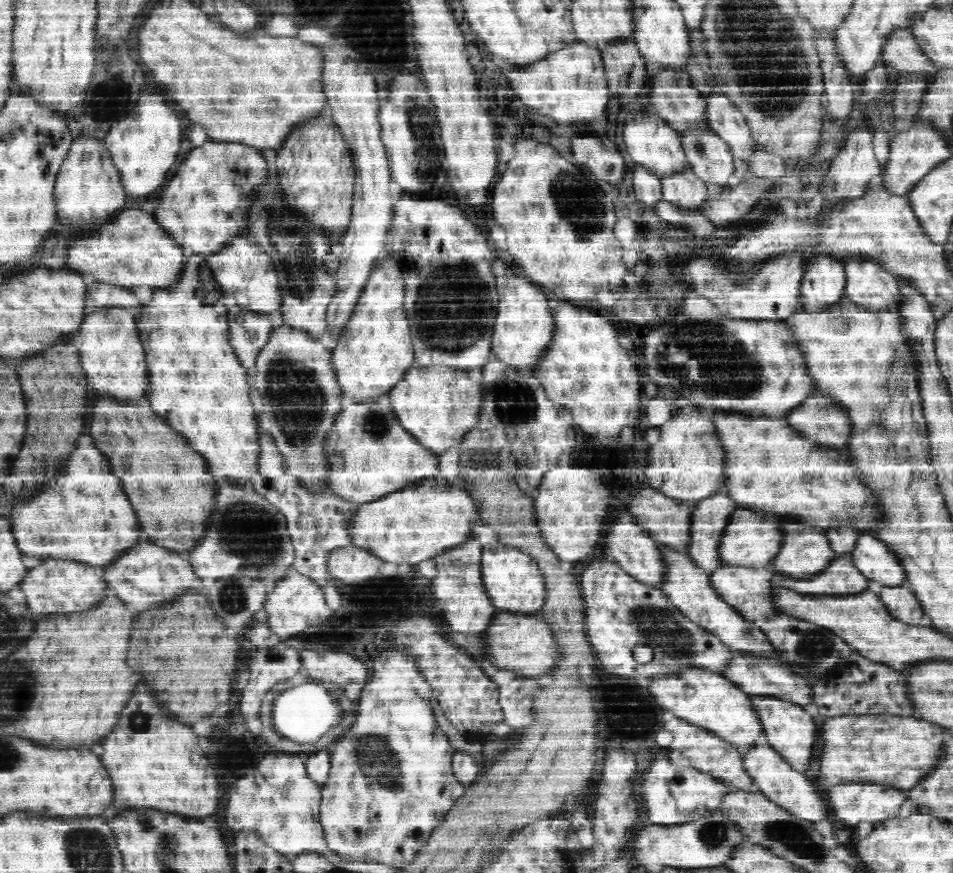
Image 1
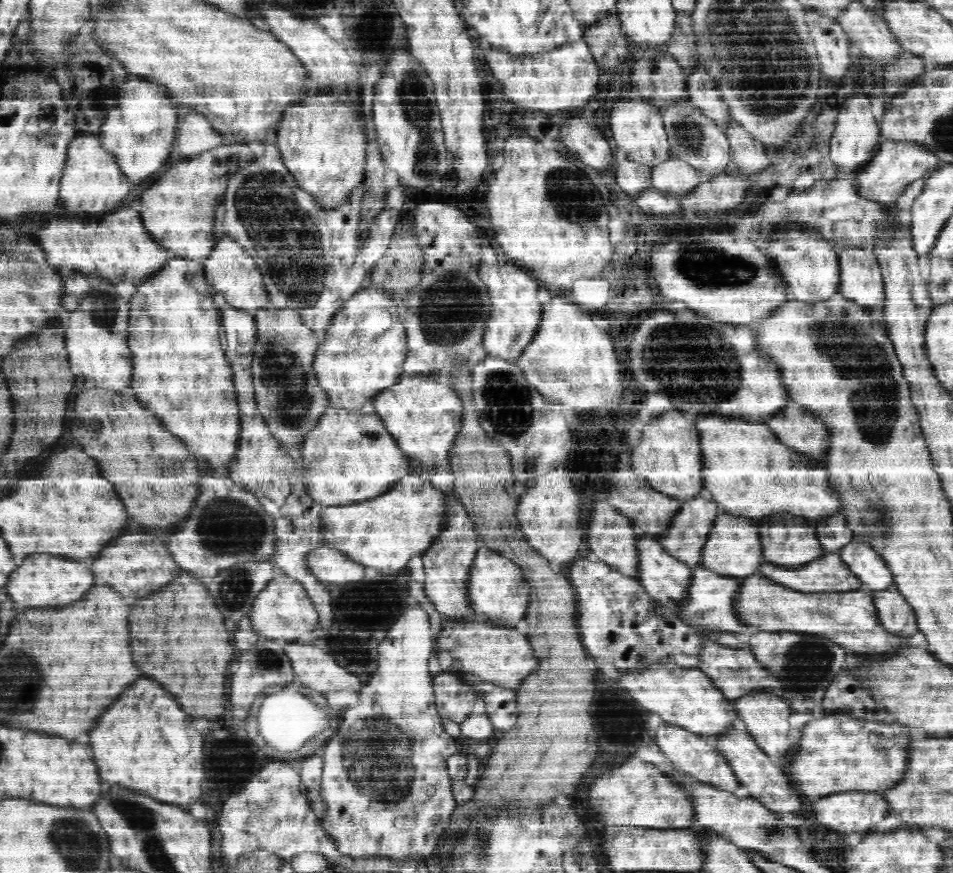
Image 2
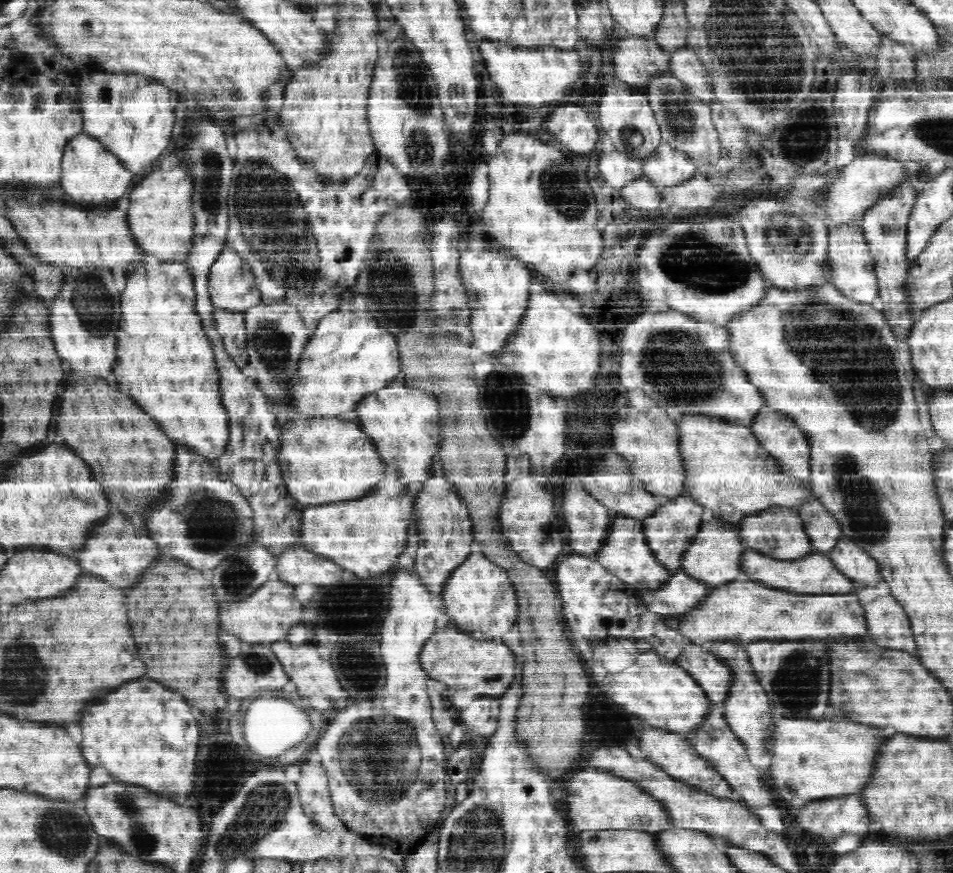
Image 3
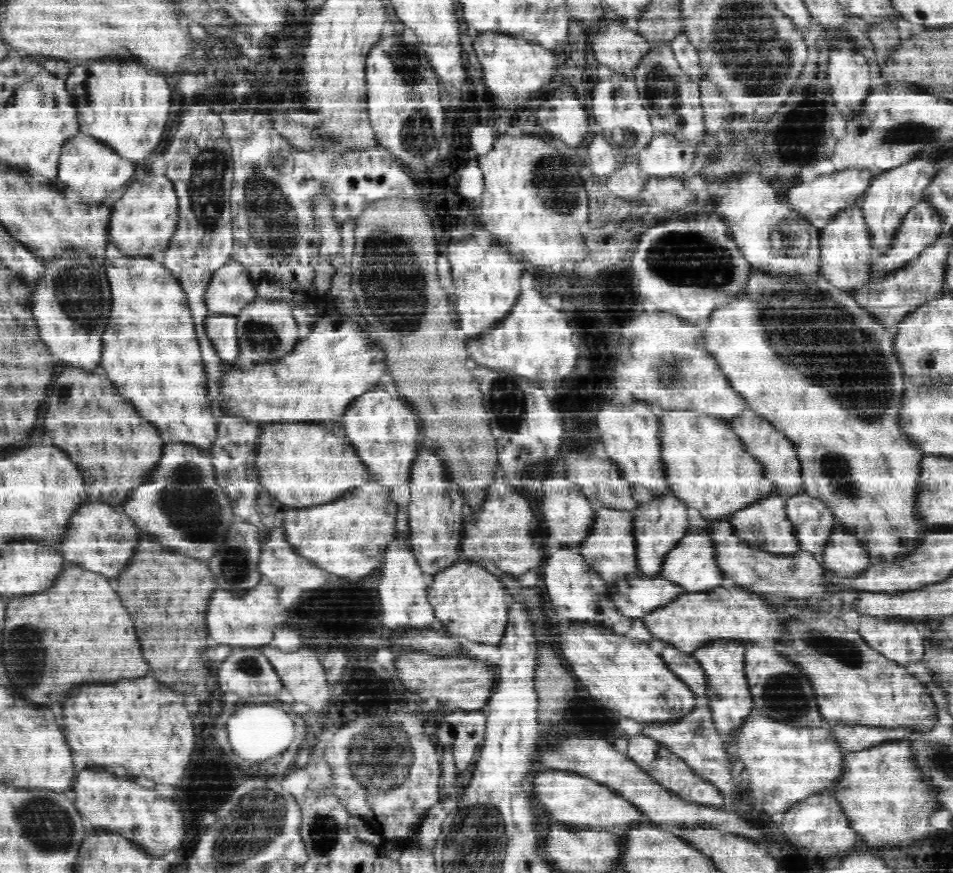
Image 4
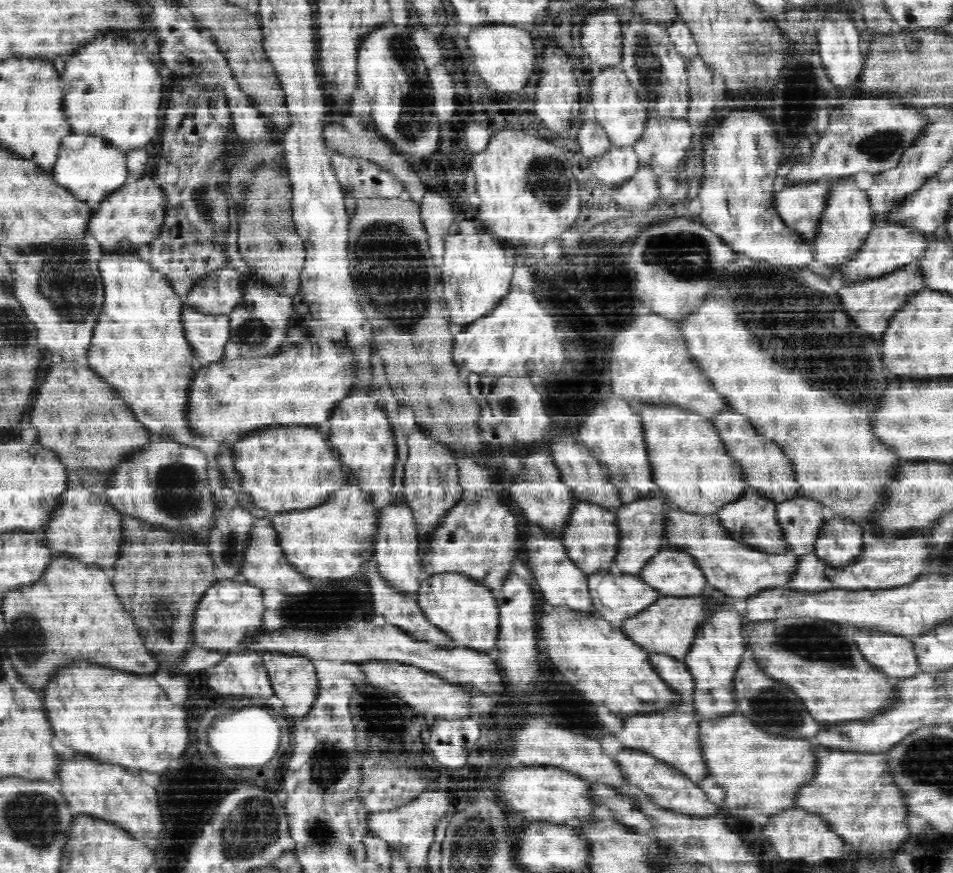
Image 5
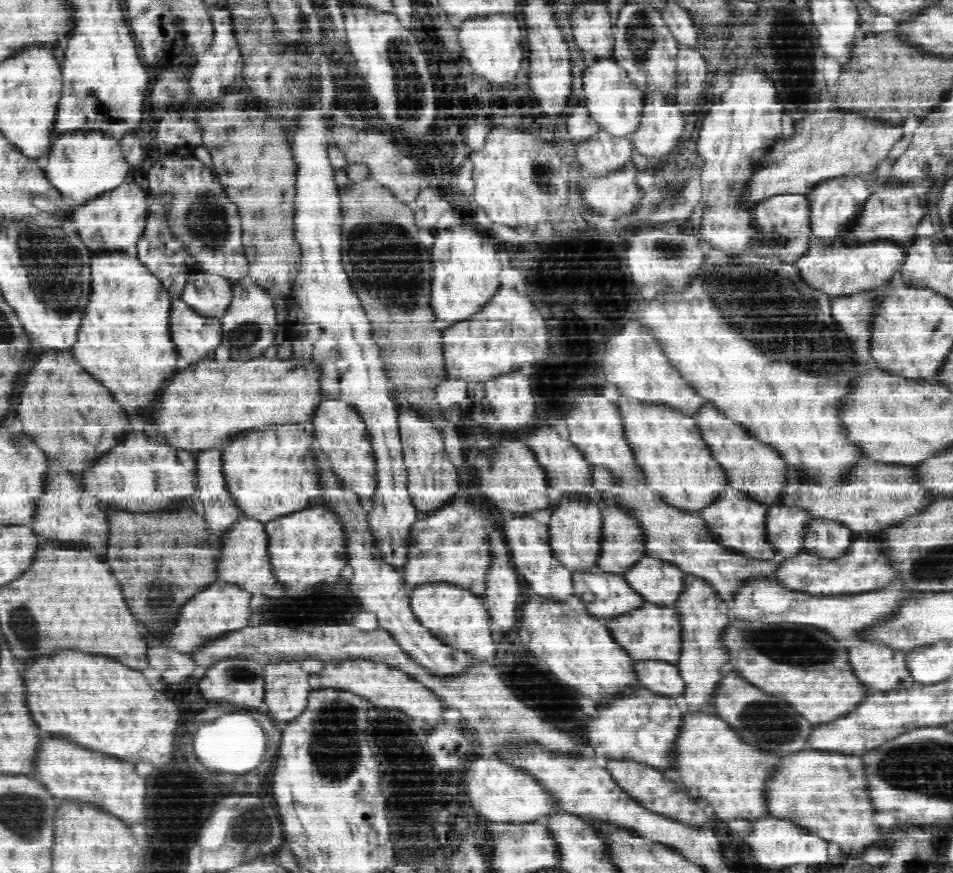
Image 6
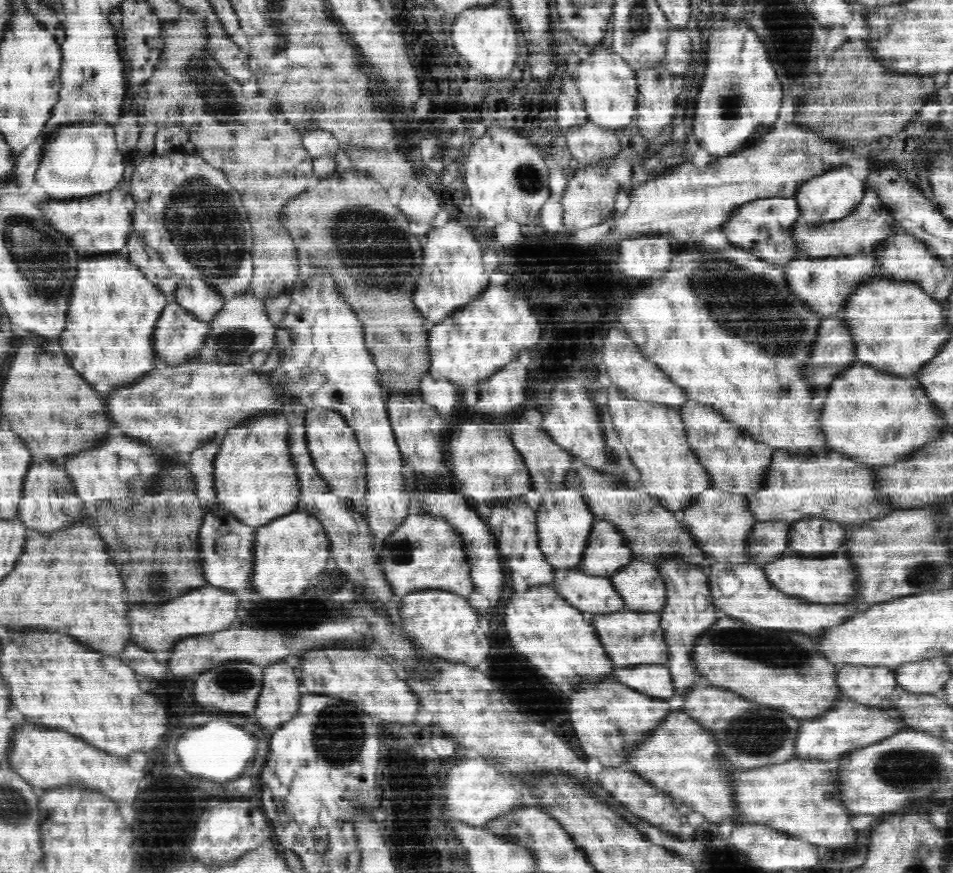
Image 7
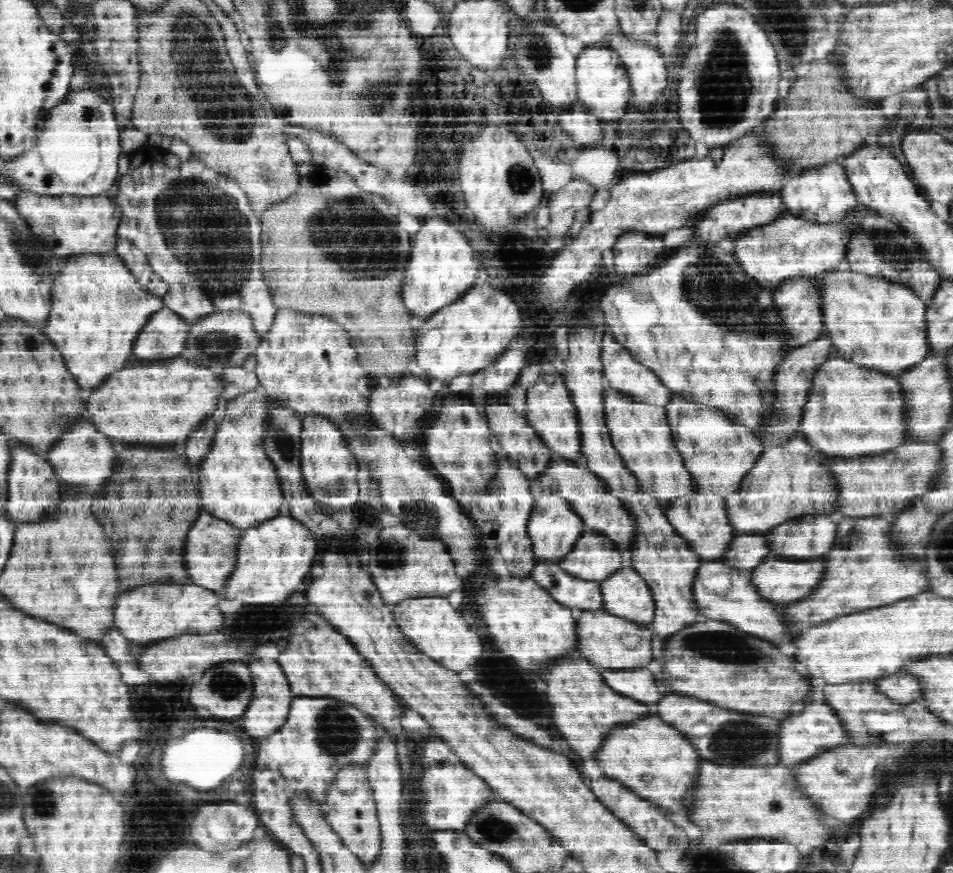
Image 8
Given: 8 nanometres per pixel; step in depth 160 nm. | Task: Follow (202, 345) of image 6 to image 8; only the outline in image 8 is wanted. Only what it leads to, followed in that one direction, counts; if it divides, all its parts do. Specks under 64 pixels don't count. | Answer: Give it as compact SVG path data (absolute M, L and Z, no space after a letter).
M164 305L156 316L152 316L136 342L136 358L154 364L164 358L180 356L188 346L191 326L175 310Z

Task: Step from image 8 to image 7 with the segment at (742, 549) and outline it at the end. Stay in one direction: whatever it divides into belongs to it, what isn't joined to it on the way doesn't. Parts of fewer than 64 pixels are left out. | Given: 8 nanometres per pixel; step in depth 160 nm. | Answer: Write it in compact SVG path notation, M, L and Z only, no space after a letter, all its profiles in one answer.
M762 520L758 521L755 528L752 529L752 540L749 545L750 552L754 556L754 562L772 562L780 558L784 552L788 552L790 542L792 542L792 528L794 521L790 520Z

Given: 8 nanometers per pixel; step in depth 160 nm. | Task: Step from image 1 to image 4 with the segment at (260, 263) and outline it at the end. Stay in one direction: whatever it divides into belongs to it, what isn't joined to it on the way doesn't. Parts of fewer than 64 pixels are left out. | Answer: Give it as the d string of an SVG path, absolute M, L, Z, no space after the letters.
M231 256L214 272L206 293L211 314L237 315L258 298L246 267Z

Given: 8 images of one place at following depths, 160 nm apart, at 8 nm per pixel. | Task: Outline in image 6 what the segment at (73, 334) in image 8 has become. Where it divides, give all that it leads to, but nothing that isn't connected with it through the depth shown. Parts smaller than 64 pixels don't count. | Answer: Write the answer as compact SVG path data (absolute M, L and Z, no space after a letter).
M115 252L99 253L91 262L92 271L92 300L88 304L88 312L84 316L80 338L74 348L74 354L78 362L94 374L104 386L116 396L116 402L120 402L126 412L130 414L132 424L136 422L140 426L140 434L146 428L153 426L150 414L156 404L162 400L162 390L170 384L170 380L178 374L178 347L172 342L170 332L171 310L174 298L164 290L162 281L140 259L132 258L128 254L116 254Z

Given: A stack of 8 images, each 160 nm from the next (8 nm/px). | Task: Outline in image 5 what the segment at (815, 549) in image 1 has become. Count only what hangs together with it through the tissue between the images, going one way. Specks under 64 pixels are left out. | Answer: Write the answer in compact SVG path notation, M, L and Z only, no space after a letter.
M748 487L742 499L722 507L717 515L722 525L729 530L732 539L766 553L786 553L790 545L786 541L785 529L777 517L778 502L768 500L768 497L758 492L757 488Z

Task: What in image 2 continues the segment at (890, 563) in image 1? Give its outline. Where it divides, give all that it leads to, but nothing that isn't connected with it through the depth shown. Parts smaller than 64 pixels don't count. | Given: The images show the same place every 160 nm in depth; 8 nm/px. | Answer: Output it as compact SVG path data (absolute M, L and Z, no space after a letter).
M850 542L839 554L842 554L850 570L864 582L864 586L868 584L866 589L870 592L884 591L894 584L888 562L870 544Z

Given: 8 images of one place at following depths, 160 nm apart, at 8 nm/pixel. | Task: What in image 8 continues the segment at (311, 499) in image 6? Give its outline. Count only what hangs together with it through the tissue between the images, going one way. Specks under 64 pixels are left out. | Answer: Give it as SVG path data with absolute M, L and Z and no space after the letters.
M262 386L256 392L242 394L234 398L226 410L224 422L218 427L214 444L209 455L204 459L200 475L200 496L203 510L227 520L236 528L256 528L260 524L280 515L282 504L286 502L283 484L279 481L279 472L274 461L265 452L265 436L267 424L274 408L271 398L264 392Z

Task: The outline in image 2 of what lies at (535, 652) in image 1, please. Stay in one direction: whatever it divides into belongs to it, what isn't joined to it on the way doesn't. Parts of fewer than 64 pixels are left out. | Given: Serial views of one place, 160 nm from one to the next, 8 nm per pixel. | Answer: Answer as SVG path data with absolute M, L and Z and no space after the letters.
M489 620L476 623L458 623L451 621L442 632L436 637L434 647L438 652L449 651L451 656L460 658L462 667L459 673L468 676L475 681L495 682L499 686L518 689L523 684L523 680L531 677L540 668L540 659L535 655L535 648L530 636L521 634L516 630L515 625L496 624Z

